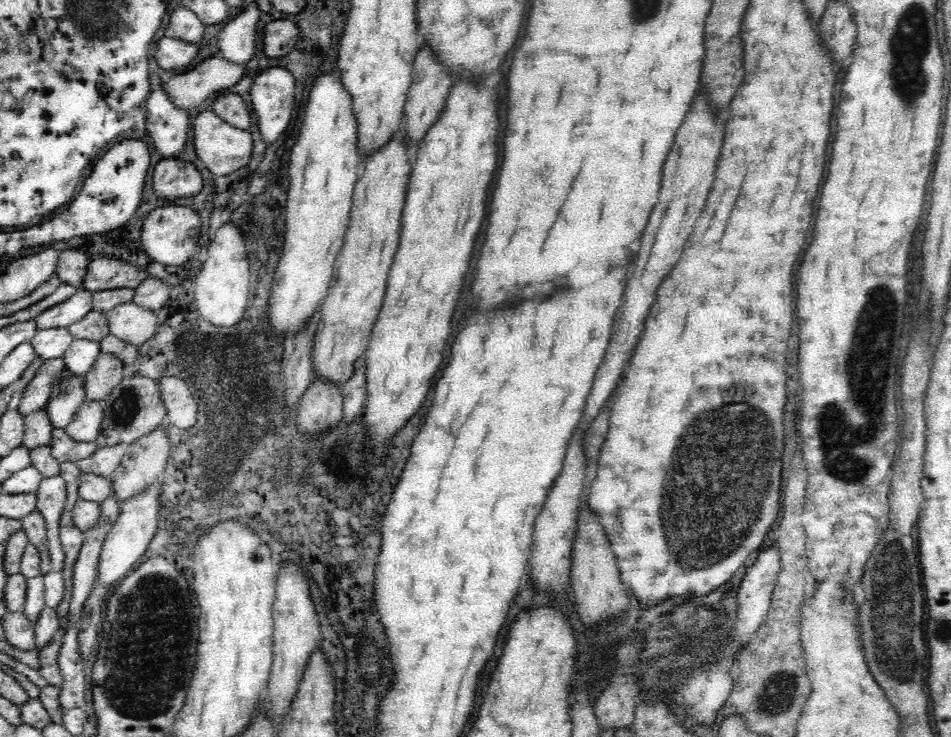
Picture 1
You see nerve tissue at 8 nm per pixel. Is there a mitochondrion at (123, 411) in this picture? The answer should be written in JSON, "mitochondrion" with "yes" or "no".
{"mitochondrion":"yes"}

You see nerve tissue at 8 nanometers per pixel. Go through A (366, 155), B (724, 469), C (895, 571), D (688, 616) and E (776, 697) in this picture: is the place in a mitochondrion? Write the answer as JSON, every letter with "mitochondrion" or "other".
{"A":"other","B":"mitochondrion","C":"mitochondrion","D":"mitochondrion","E":"mitochondrion"}

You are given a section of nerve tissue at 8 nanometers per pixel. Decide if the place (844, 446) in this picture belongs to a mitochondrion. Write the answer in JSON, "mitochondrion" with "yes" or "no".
{"mitochondrion":"yes"}

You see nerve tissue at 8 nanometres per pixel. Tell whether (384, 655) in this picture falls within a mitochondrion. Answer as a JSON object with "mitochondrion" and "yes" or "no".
{"mitochondrion":"no"}

